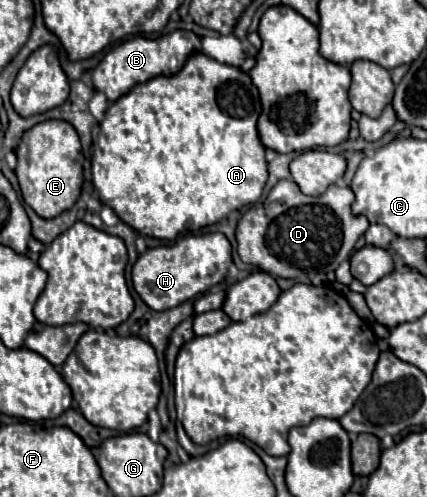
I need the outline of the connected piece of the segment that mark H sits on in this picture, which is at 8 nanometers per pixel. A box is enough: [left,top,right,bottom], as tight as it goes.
[132,233,232,311]

